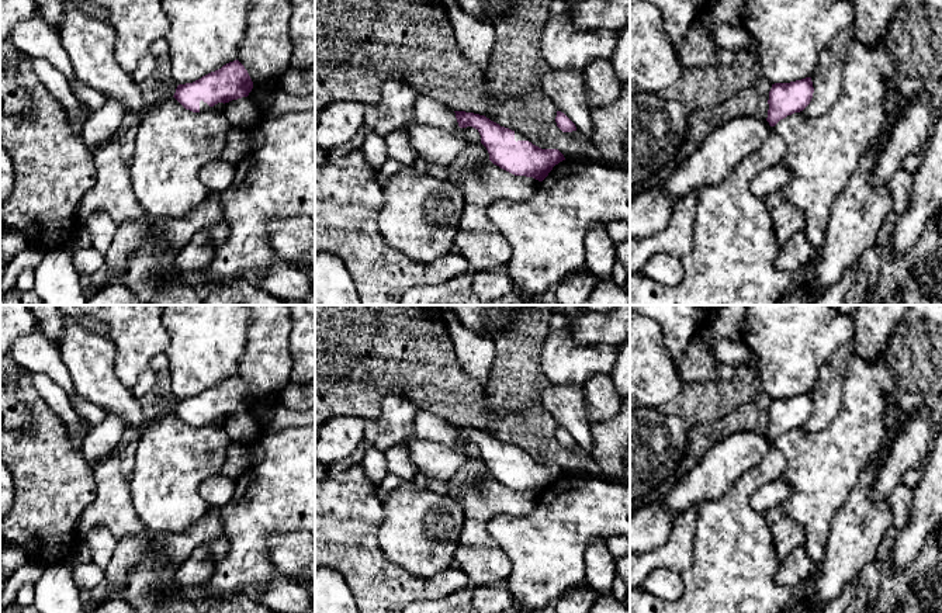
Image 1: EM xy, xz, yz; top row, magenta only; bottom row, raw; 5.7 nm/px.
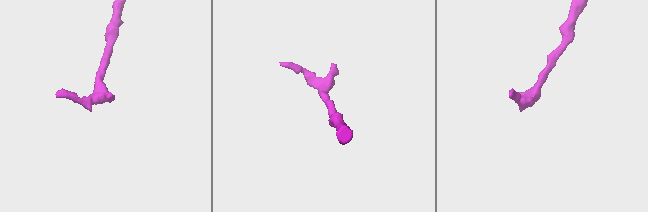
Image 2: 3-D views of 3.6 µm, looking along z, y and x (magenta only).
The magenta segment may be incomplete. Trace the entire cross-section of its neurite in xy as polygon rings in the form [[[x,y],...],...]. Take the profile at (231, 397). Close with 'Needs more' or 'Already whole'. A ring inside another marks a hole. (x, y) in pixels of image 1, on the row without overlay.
[[[236,374],[201,394],[179,399],[174,413],[193,427],[204,427],[218,418],[247,412],[253,396],[245,381]]]. Needs more

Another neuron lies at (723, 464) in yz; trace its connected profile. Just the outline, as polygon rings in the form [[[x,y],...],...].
[[[752,432],[733,433],[717,441],[662,493],[666,509],[676,519],[689,508],[720,499],[747,470],[763,460],[772,446],[766,434]]]

